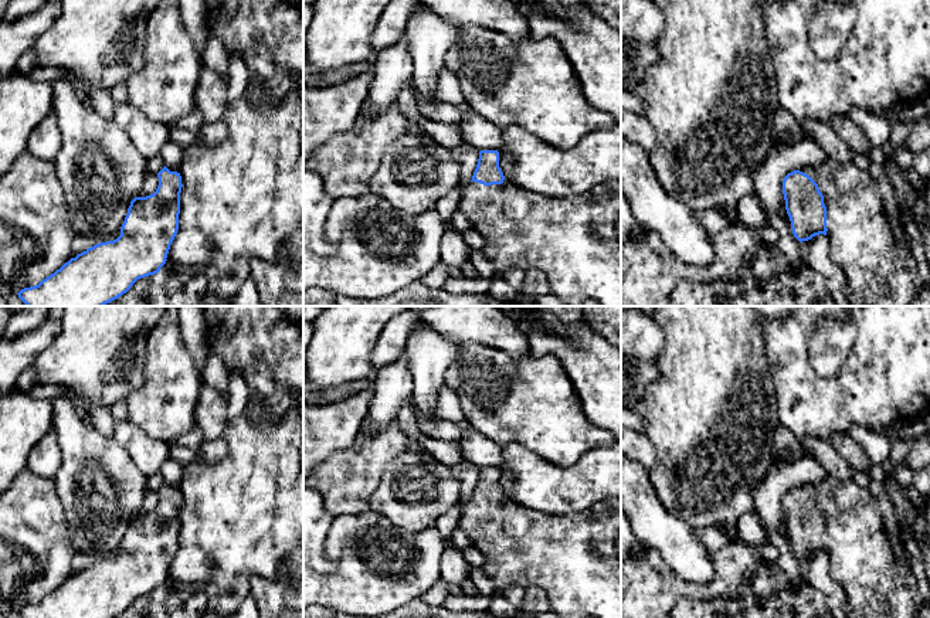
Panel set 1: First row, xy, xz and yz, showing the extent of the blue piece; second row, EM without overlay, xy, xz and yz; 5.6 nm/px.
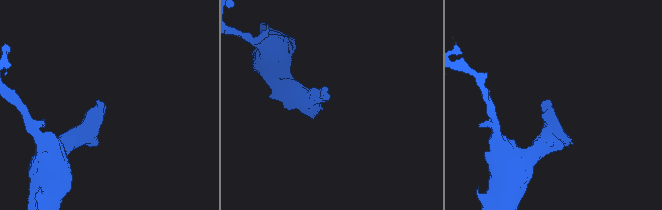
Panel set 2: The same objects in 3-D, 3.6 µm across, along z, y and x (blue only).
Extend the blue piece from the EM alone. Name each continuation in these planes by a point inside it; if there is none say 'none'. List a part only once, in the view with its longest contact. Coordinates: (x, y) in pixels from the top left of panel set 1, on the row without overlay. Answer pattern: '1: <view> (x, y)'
1: yz (864, 535)

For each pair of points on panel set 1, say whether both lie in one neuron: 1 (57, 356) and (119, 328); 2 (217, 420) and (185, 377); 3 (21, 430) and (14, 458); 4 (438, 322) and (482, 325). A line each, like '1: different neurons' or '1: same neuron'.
1: same neuron
2: different neurons
3: same neuron
4: same neuron

